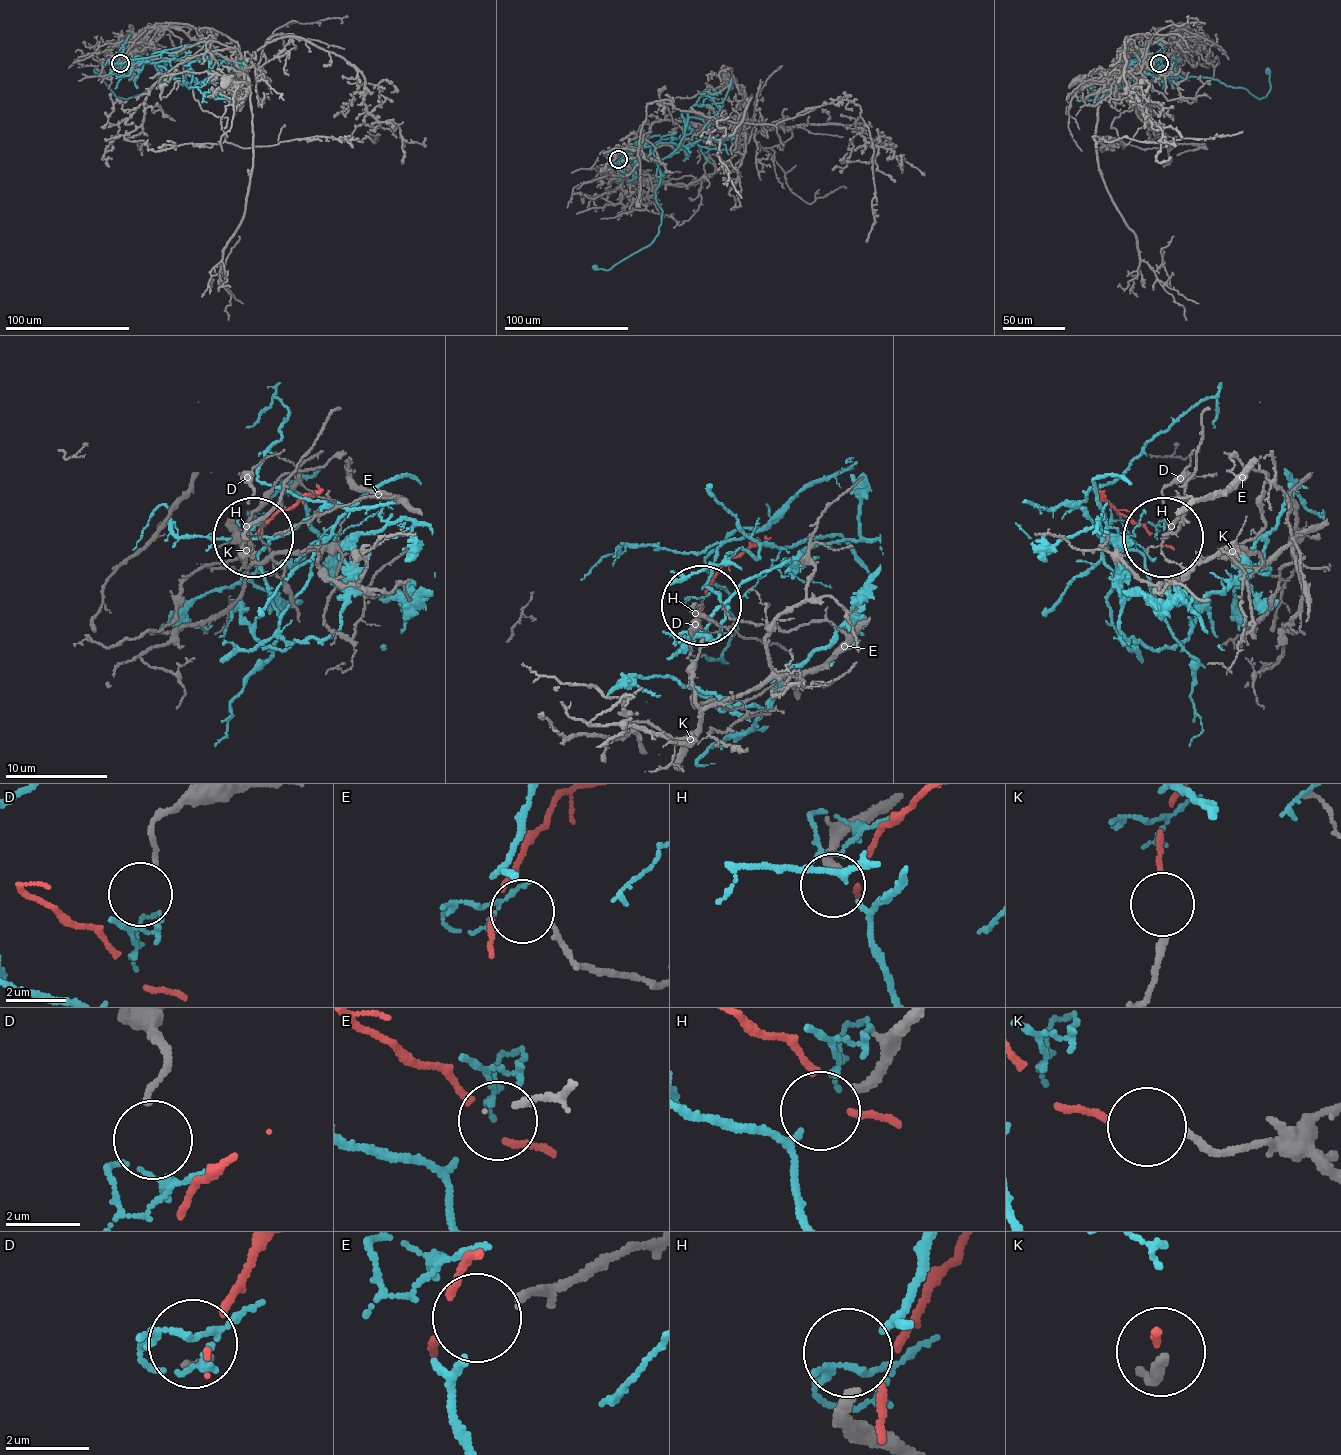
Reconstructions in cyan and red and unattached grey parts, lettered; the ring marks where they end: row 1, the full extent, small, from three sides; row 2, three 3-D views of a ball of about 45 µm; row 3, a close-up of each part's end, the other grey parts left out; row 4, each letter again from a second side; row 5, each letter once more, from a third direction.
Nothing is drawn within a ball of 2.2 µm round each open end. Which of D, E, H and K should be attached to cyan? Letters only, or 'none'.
none

